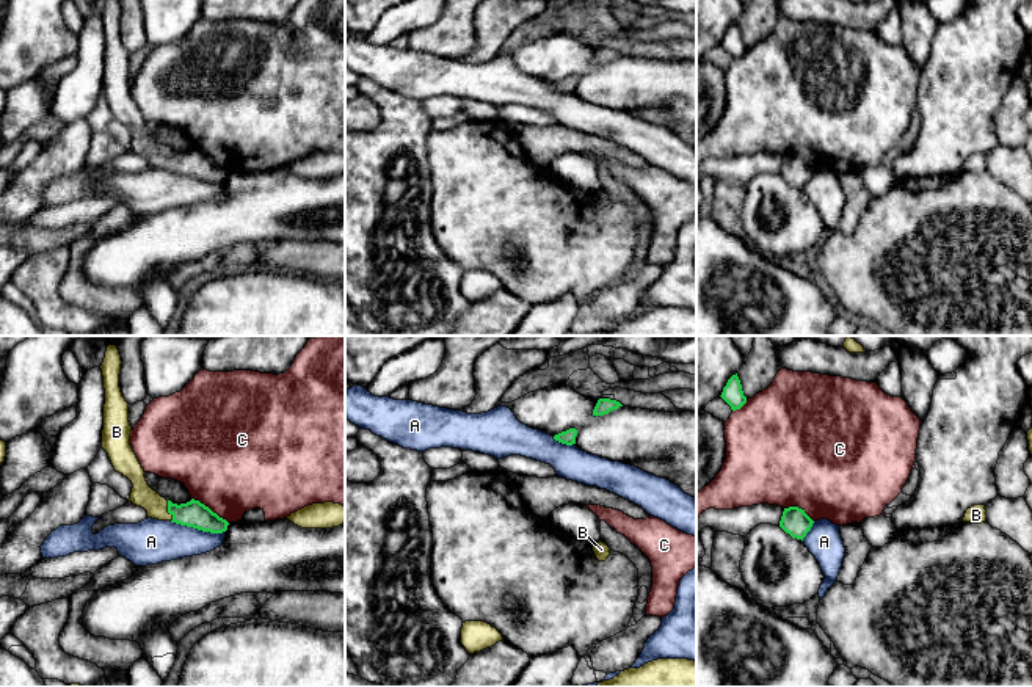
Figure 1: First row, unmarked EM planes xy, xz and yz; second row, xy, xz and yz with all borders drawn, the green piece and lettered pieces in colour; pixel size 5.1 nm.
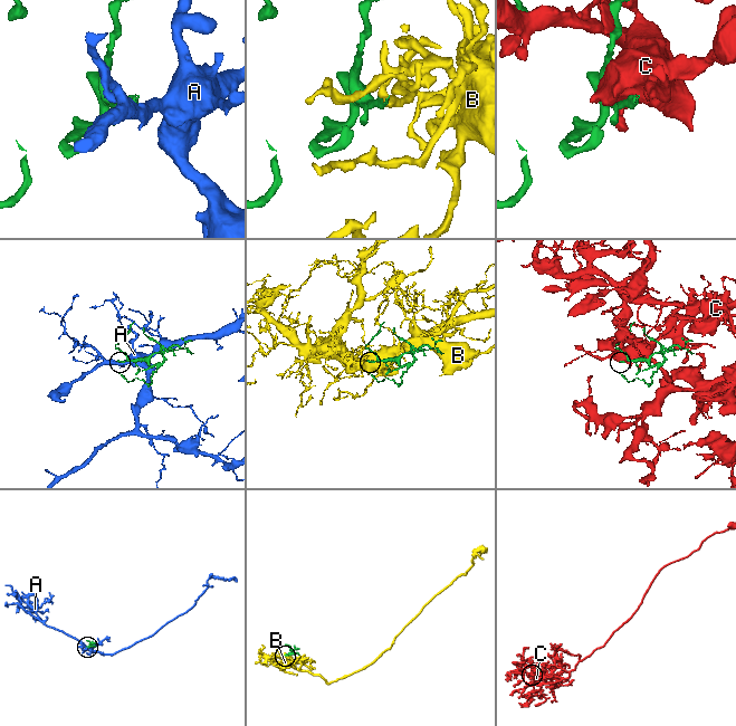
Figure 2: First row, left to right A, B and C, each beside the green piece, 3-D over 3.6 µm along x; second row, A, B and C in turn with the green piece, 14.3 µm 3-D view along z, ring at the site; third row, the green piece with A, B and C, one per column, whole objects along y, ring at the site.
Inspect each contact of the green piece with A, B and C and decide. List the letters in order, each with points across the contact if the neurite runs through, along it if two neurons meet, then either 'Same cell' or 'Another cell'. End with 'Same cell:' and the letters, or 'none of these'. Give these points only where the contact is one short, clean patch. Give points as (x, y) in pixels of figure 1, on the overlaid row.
A: Boundary: xy (170, 521), (203, 530), (225, 532). Another cell
B: Path across: xy (193, 513), (168, 512), (159, 508), (141, 494). Same cell
C: Another cell
Same cell: B

